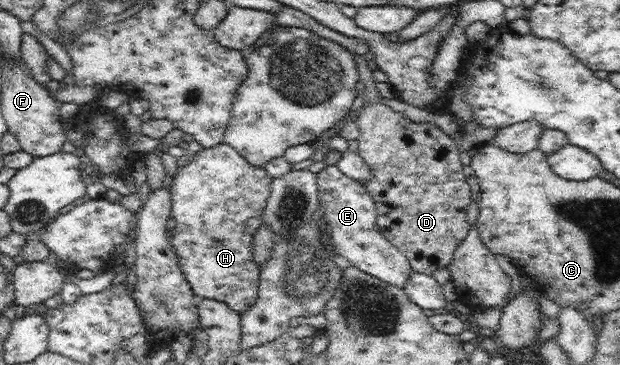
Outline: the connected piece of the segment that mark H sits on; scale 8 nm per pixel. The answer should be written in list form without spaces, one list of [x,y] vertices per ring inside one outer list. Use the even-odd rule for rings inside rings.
[[[219,143],[214,147],[203,148],[195,154],[190,155],[190,160],[187,165],[180,166],[173,175],[173,180],[171,183],[171,217],[175,219],[176,226],[172,228],[172,236],[170,241],[176,255],[178,256],[178,263],[182,273],[186,276],[188,283],[191,285],[192,291],[196,296],[208,299],[217,299],[222,303],[226,303],[230,309],[236,311],[238,314],[246,312],[247,308],[254,305],[255,299],[258,297],[259,292],[259,273],[260,270],[257,268],[257,263],[253,258],[253,237],[258,231],[258,228],[263,222],[263,213],[265,207],[267,206],[267,199],[271,194],[271,183],[273,177],[268,175],[266,170],[262,167],[256,167],[252,163],[248,163],[244,159],[243,155],[240,155],[233,147],[230,147],[227,143]]]

